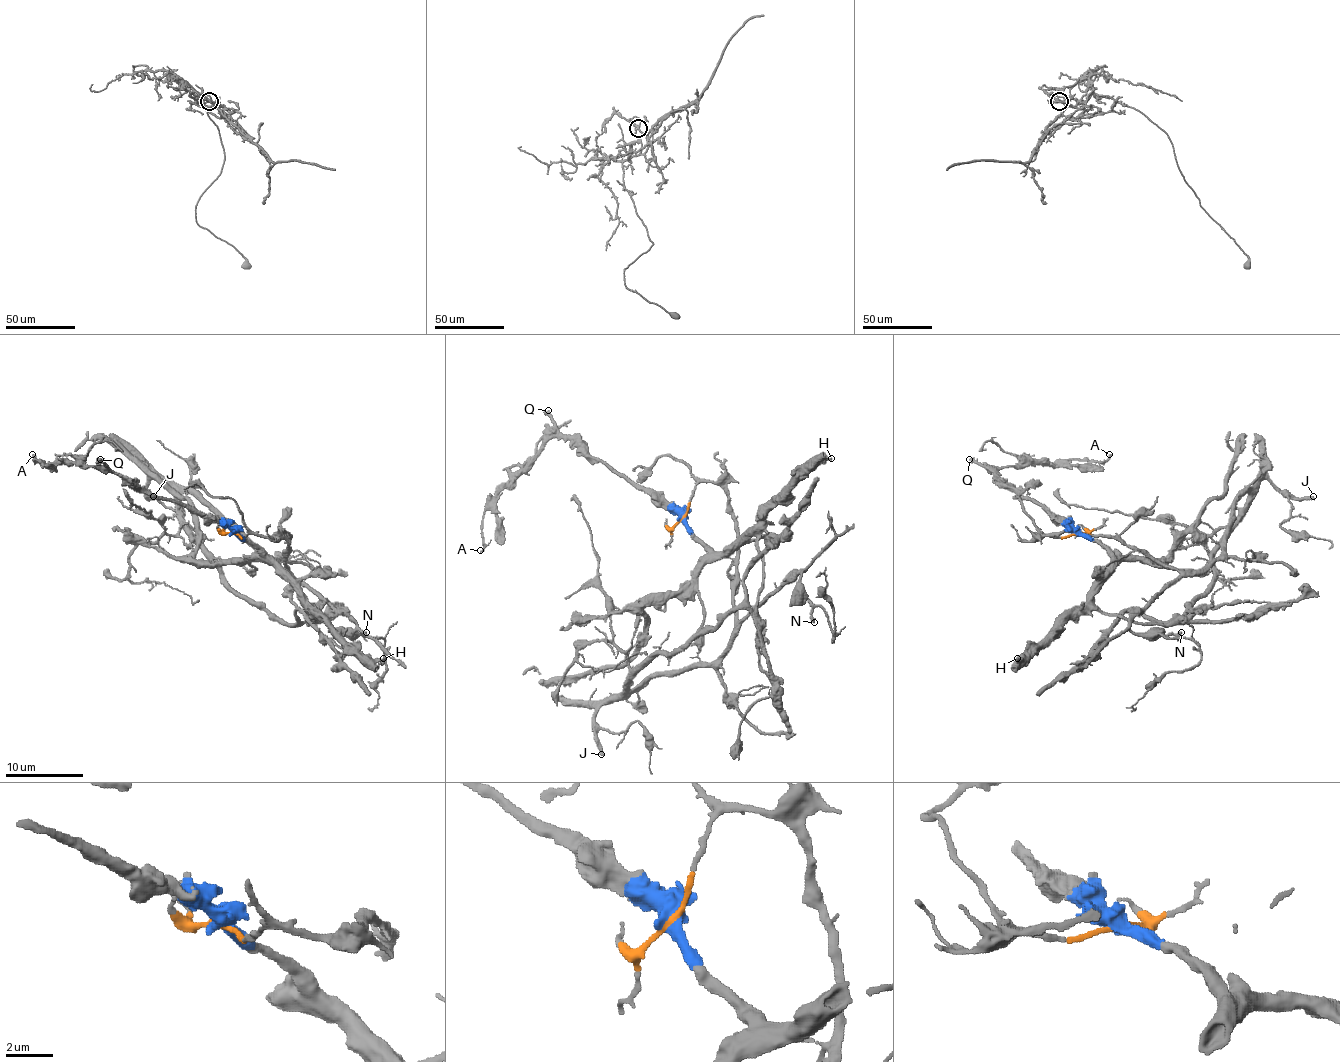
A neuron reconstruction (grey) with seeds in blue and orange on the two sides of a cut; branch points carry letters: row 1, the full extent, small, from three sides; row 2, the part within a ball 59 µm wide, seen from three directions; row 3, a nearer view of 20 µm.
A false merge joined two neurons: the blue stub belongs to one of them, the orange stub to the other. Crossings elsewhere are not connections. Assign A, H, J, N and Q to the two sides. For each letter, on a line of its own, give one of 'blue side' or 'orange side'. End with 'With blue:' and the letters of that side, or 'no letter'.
A: blue side
H: blue side
J: orange side
N: orange side
Q: blue side
With blue: A, H, Q

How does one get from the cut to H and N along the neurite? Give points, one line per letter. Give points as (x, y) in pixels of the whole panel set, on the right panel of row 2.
H: (1077, 532), (1087, 533), (1108, 553), (1110, 574), (1029, 656), (1023, 659), (1017, 657)
N: (1077, 532), (1069, 537), (1040, 533), (1114, 535), (1172, 566), (1180, 574), (1129, 628), (1147, 634), (1182, 632)

